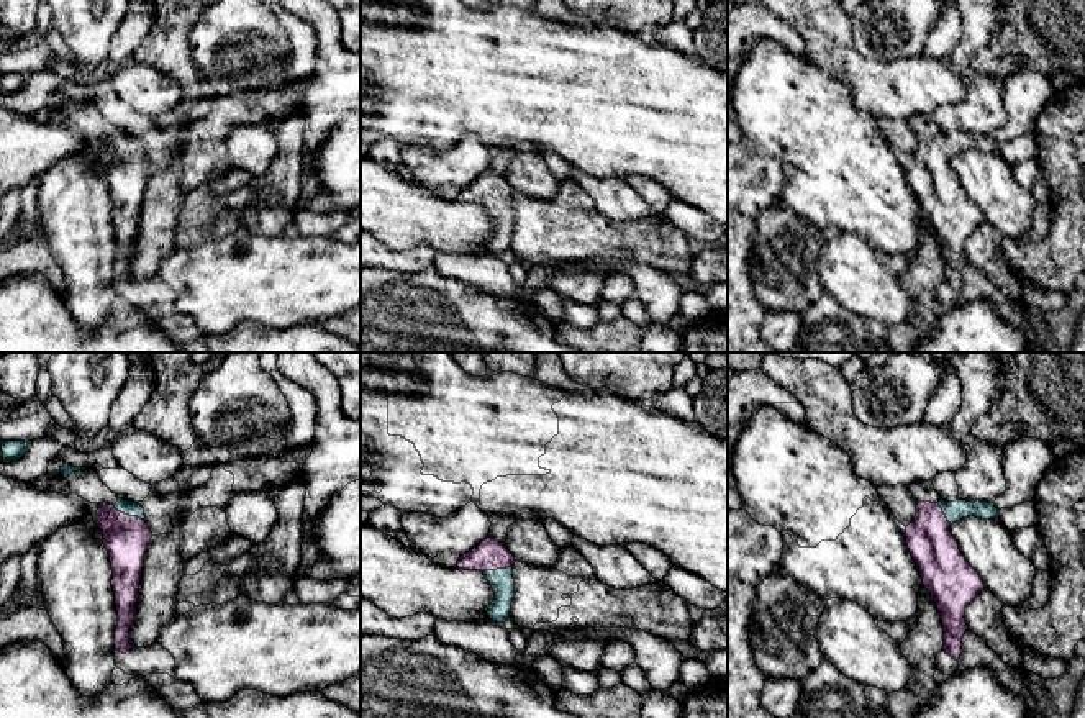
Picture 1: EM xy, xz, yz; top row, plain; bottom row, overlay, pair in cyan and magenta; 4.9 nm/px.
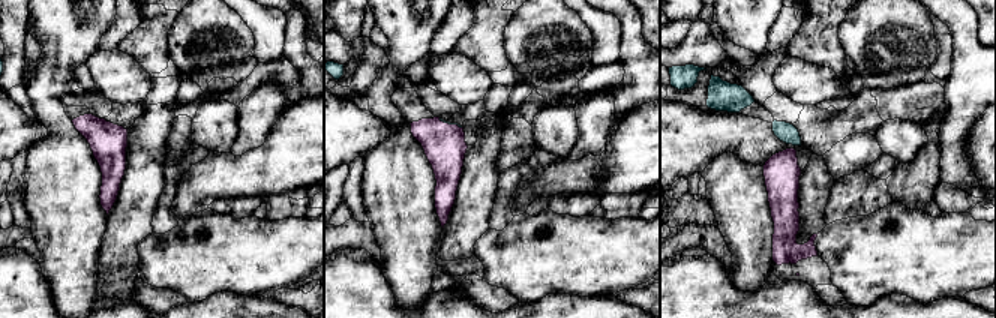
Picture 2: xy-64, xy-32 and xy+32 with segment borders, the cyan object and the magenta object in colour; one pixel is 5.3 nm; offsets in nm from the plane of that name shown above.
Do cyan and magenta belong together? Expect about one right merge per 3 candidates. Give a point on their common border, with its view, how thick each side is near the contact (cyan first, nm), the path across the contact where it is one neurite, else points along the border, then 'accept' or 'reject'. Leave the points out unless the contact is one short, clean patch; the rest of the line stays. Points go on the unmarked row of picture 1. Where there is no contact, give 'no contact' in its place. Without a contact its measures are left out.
xy (130, 148) | 70/220 nm | across xy (127, 140), (130, 148), (127, 171) | accept

